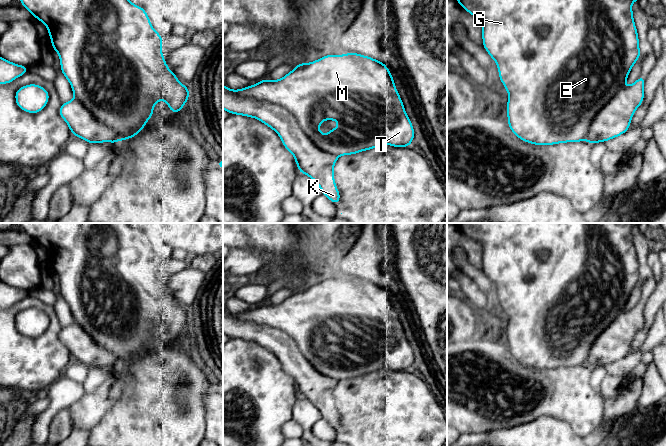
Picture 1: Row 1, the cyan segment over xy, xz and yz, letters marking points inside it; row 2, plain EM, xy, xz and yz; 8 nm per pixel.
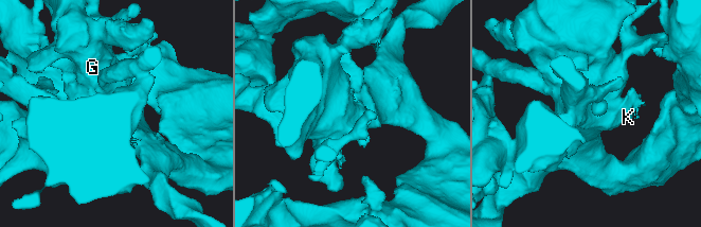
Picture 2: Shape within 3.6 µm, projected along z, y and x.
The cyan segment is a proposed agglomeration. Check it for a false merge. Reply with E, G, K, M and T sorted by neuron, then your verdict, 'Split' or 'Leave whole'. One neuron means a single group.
Groups: E G M T / K. Split

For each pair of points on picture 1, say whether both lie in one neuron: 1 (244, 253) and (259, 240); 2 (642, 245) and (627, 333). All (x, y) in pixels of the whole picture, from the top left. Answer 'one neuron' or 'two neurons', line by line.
1: two neurons
2: one neuron

